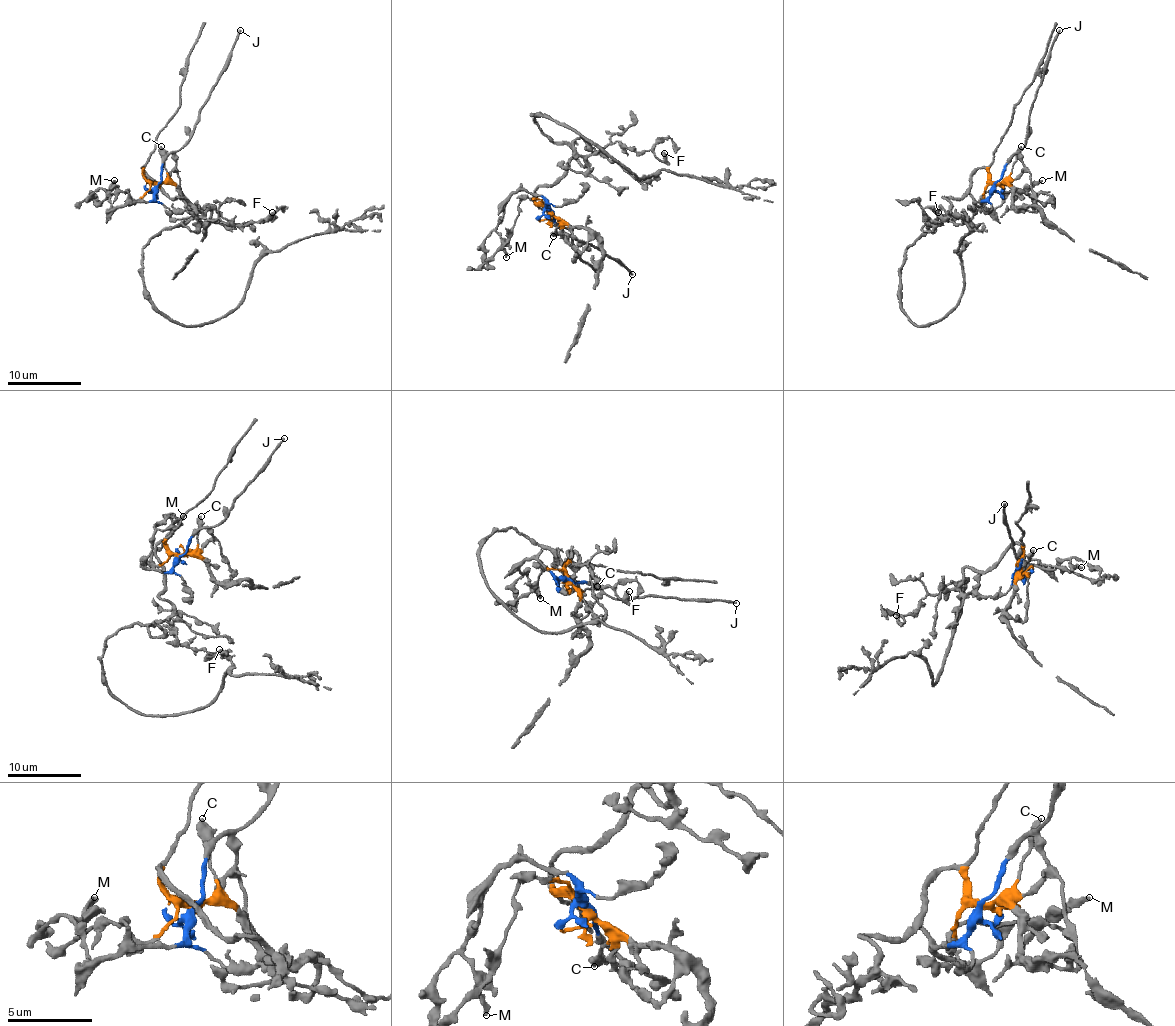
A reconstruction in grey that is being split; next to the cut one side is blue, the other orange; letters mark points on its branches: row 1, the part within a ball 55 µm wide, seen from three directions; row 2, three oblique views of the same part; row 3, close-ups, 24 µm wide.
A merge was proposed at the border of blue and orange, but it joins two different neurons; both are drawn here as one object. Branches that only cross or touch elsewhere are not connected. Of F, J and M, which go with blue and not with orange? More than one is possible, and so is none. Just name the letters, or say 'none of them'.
J, M

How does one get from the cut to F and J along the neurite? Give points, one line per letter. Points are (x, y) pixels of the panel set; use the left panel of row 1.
F: (157, 184), (144, 168), (169, 197), (180, 197), (191, 206), (197, 217), (245, 224), (263, 223), (272, 212)
J: (158, 184), (162, 162), (184, 144), (241, 30)

